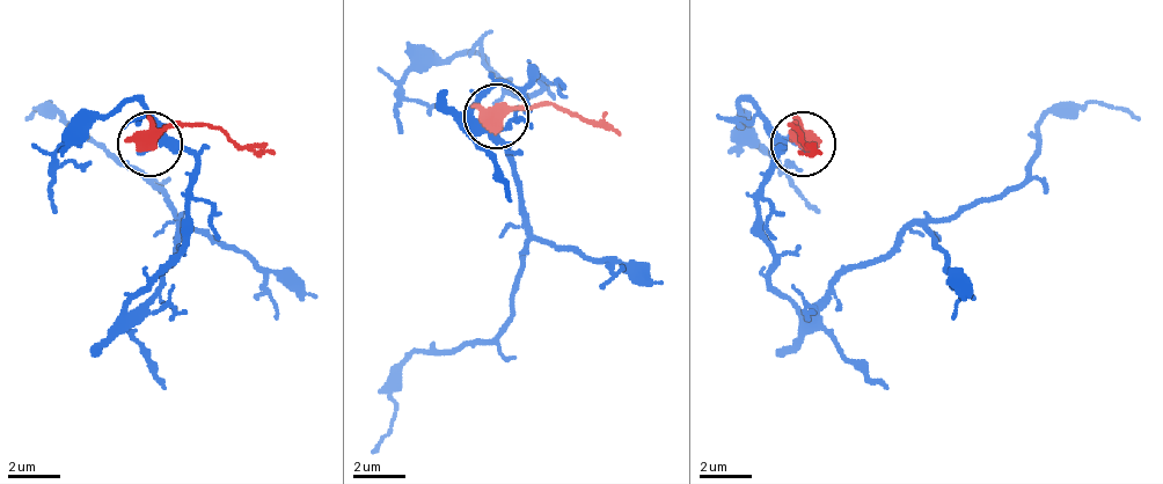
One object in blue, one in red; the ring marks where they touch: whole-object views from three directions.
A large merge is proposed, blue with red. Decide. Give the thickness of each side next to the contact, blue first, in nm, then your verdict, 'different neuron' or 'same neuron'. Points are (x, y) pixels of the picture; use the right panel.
180/700 nm | different neuron

